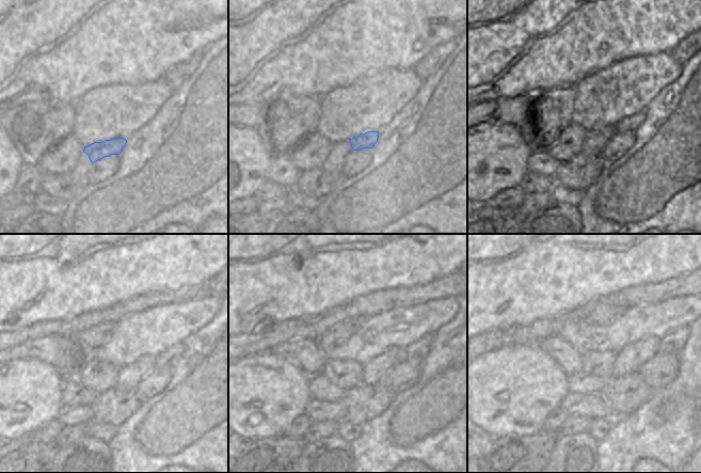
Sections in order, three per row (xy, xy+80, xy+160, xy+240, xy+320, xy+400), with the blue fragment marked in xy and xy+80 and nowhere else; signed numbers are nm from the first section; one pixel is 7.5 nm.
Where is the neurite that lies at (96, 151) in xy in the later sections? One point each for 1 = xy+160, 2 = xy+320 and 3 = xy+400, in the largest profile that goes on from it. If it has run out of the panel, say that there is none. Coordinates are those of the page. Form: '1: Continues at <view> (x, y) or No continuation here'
1: Continues at xy+160 (628, 125)
2: Continues at xy+320 (417, 351)
3: Continues at xy+400 (671, 343)

